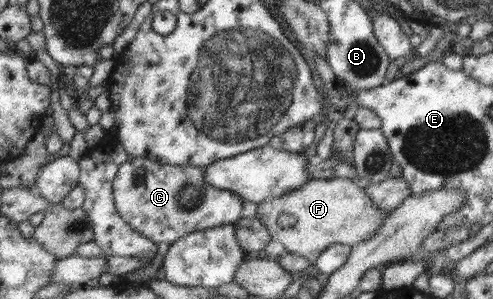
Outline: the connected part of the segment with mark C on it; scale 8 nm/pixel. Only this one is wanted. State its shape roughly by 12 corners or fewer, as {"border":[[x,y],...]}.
{"border":[[119,166],[119,216],[157,244],[235,223],[238,194],[204,167]]}

